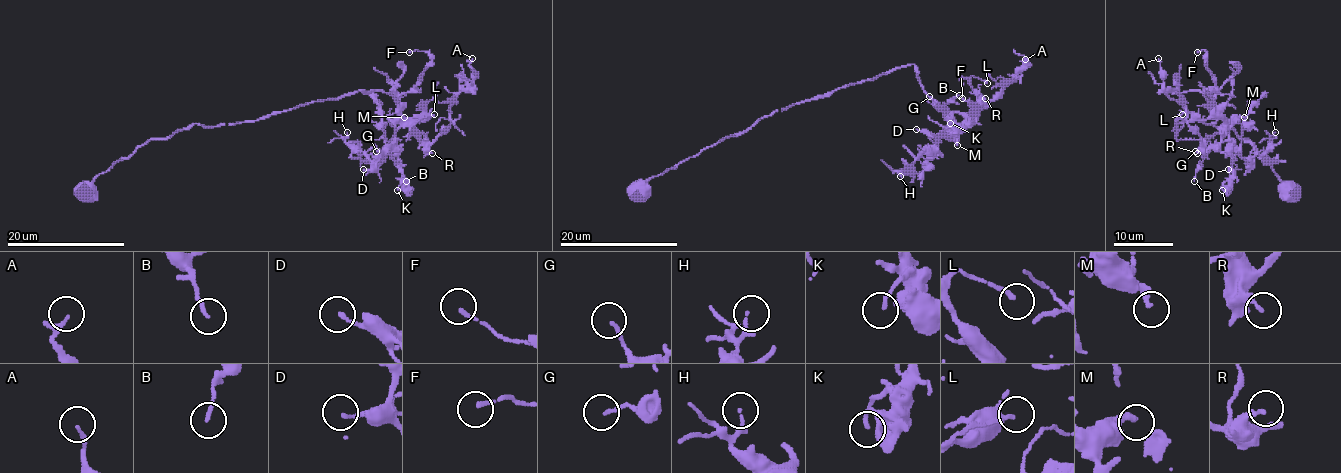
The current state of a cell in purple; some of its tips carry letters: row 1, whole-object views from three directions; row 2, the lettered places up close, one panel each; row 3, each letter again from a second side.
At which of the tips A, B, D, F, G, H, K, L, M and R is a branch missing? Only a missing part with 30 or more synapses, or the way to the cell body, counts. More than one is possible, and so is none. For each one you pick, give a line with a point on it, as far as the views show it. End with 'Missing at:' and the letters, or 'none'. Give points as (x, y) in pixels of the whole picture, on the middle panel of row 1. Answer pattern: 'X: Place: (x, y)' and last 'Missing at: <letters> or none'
Missing at: none

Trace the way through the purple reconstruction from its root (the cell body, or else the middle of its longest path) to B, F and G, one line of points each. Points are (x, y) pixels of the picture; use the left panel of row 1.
B: (87, 193), (151, 140), (359, 91), (396, 101), (401, 123), (390, 156), (406, 181)
F: (87, 193), (139, 147), (195, 123), (251, 122), (359, 91), (409, 92), (431, 60), (409, 52)
G: (87, 193), (151, 140), (359, 91), (388, 92), (401, 119), (397, 141), (376, 151)

